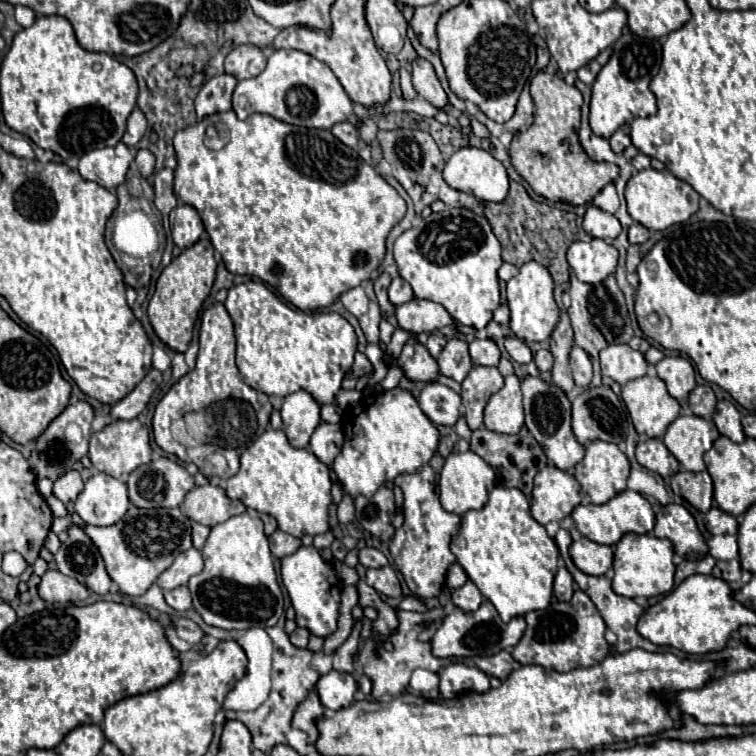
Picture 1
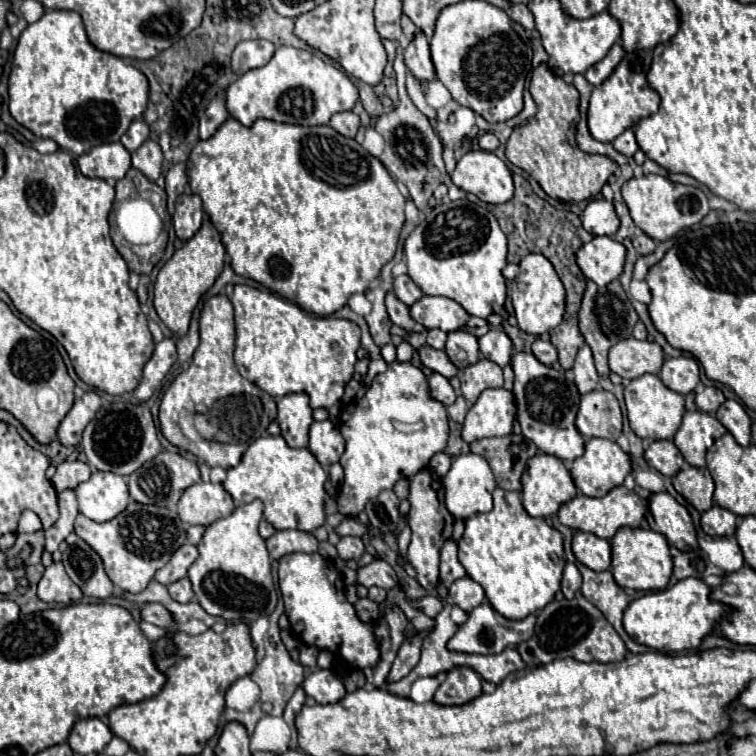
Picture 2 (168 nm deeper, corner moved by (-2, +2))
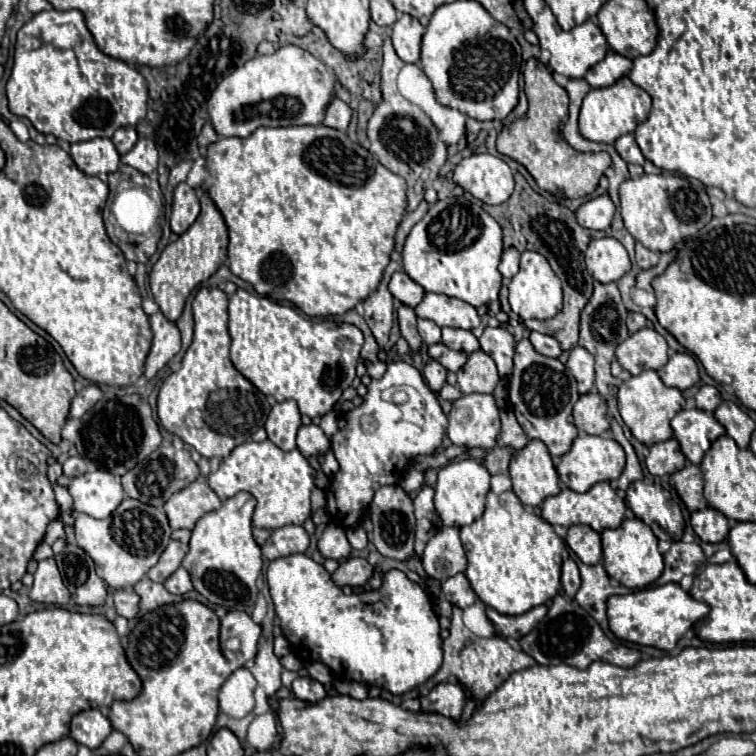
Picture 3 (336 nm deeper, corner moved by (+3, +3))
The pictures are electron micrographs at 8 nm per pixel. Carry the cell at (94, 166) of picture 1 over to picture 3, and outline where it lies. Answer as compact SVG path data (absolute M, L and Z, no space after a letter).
M92 139L72 145L70 151L76 167L86 175L114 173L120 167L120 153L110 139Z

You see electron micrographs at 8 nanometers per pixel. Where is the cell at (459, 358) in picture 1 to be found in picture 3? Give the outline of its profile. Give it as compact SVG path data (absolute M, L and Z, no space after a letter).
M442 327L442 343L444 343L448 349L464 351L464 353L468 353L468 355L480 349L478 339L472 335L472 331L452 329L452 327Z

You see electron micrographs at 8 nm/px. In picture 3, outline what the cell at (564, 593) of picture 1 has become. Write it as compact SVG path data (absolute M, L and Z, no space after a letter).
M566 559L562 563L562 591L572 599L580 587L580 571L574 559Z

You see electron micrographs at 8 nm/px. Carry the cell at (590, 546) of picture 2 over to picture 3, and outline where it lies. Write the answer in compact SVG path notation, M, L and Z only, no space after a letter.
M572 525L566 533L566 543L586 565L596 565L602 561L600 533L596 533L588 525Z

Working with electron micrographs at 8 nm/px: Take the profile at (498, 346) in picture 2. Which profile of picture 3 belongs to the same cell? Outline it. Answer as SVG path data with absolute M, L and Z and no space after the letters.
M486 327L478 341L480 341L482 351L494 359L500 377L508 379L512 373L512 355L514 355L512 335L502 327L496 327L496 329Z

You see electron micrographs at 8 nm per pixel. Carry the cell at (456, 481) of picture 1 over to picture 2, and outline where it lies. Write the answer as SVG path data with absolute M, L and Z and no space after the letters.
M465 454L457 456L451 464L451 470L443 478L443 488L445 488L445 506L451 512L455 520L467 520L471 514L479 512L489 512L493 502L491 502L491 492L497 488L493 472L487 464L487 460L479 454Z

